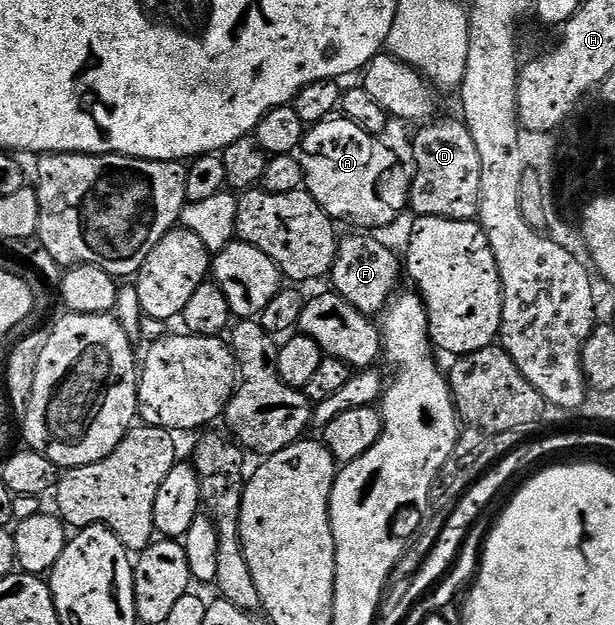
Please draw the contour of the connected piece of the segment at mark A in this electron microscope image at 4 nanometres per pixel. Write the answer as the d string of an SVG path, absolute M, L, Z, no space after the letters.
M329 117L309 126L298 148L304 171L303 190L318 201L332 220L353 223L356 229L388 227L410 207L409 168L407 171L399 157L376 139L379 138L359 127L355 119Z

